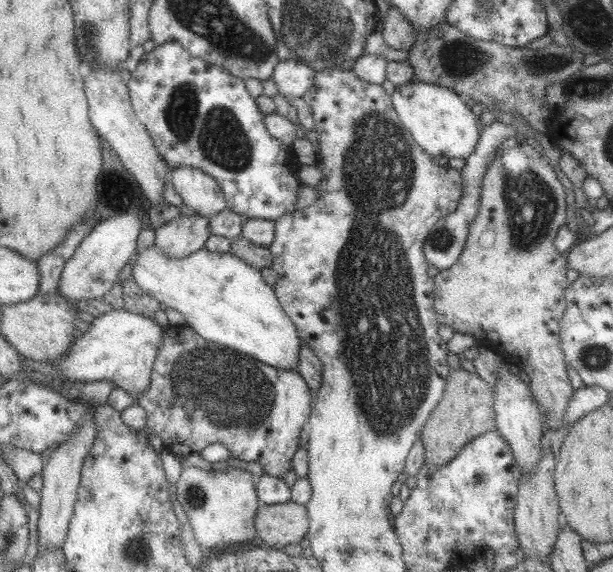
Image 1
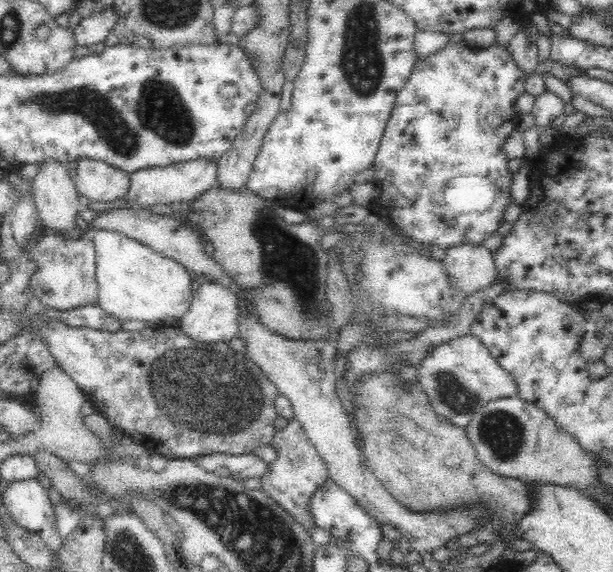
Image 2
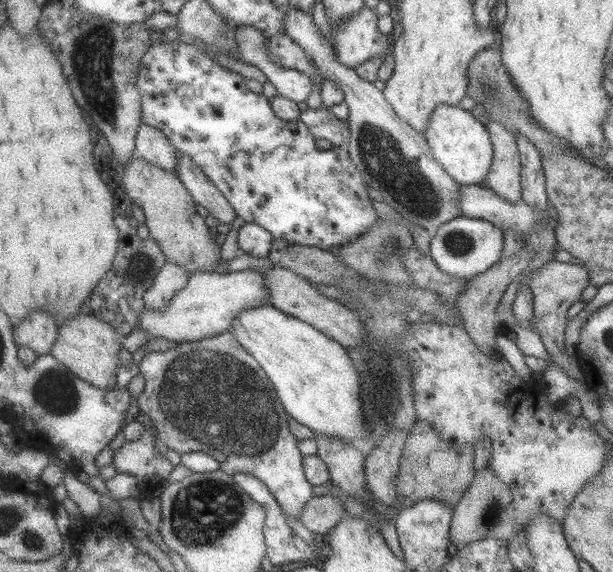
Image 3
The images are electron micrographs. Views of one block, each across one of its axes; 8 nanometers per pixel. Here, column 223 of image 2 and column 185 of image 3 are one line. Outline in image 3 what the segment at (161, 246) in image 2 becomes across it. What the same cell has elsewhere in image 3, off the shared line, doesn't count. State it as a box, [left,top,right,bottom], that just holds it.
[143,260,188,309]

